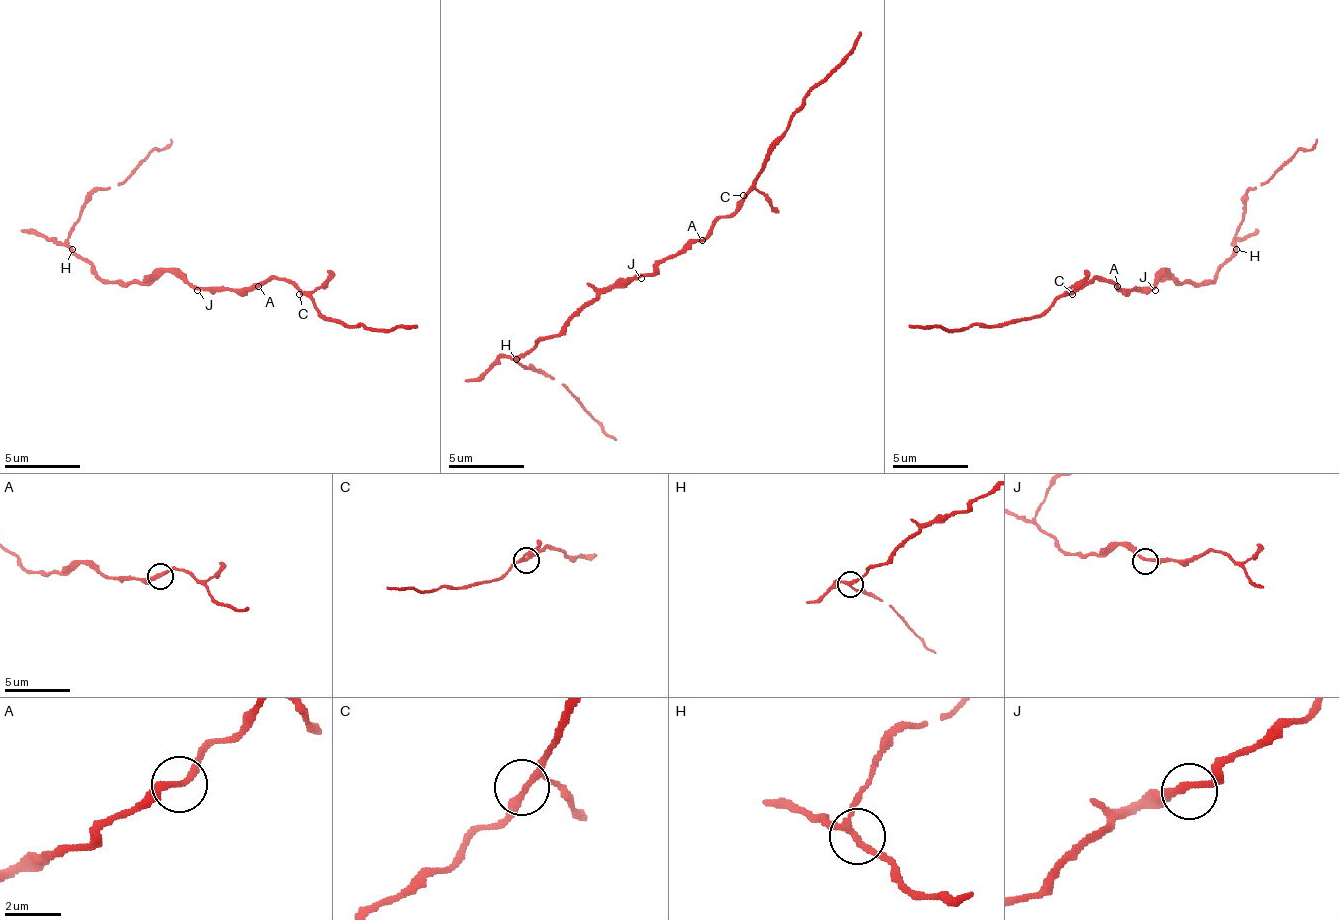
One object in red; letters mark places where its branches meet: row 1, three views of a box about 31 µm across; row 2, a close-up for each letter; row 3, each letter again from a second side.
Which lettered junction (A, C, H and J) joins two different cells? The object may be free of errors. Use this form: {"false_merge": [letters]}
{"false_merge": []}

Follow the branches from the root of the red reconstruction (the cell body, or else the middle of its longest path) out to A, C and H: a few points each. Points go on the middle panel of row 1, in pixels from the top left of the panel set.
A: (641, 275), (648, 275), (660, 263), (702, 240)
C: (641, 275), (648, 275), (660, 263), (702, 240), (721, 217), (728, 217), (736, 210), (743, 195)
H: (641, 275), (606, 286), (557, 336), (545, 336), (530, 351), (515, 358)

